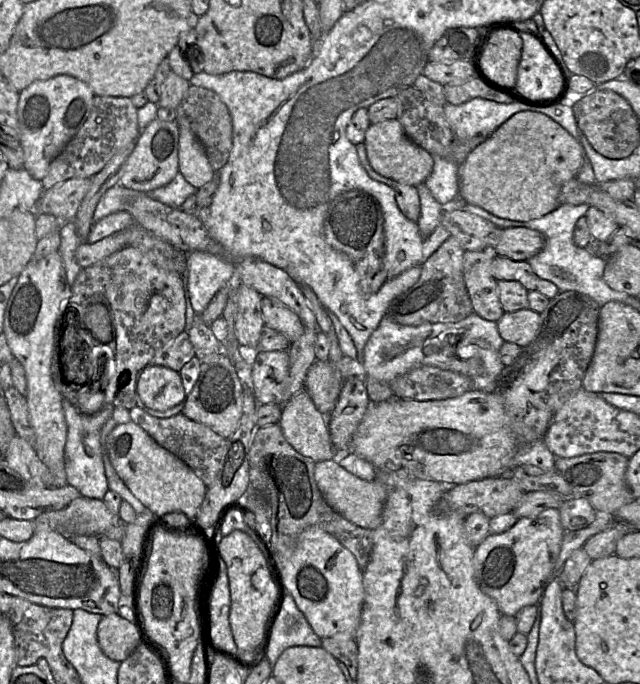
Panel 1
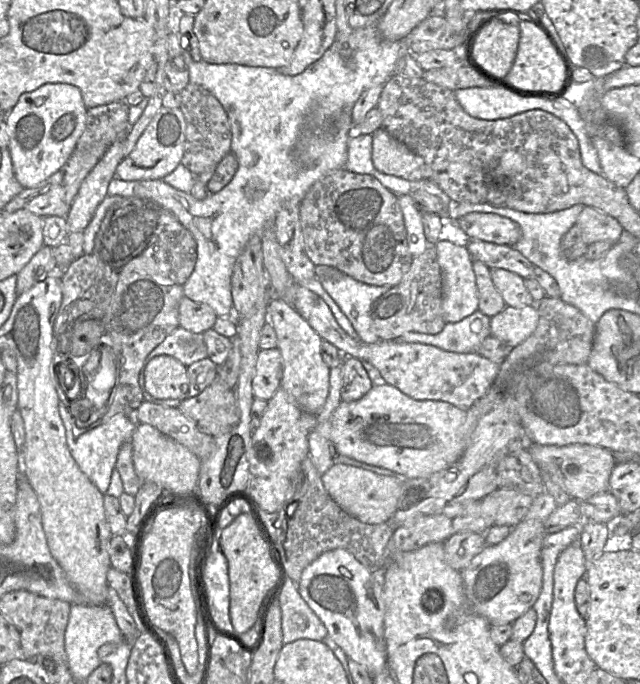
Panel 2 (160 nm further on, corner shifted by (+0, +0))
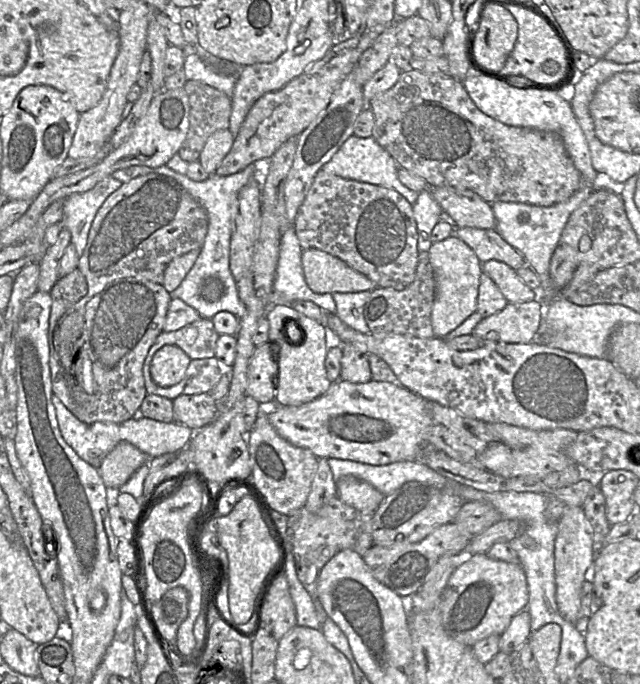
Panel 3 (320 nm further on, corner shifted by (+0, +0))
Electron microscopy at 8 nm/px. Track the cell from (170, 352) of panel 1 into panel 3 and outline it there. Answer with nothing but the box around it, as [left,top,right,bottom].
[147,319,219,359]

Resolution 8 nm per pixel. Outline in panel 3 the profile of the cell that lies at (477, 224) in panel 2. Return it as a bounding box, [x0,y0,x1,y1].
[429,186,496,228]

